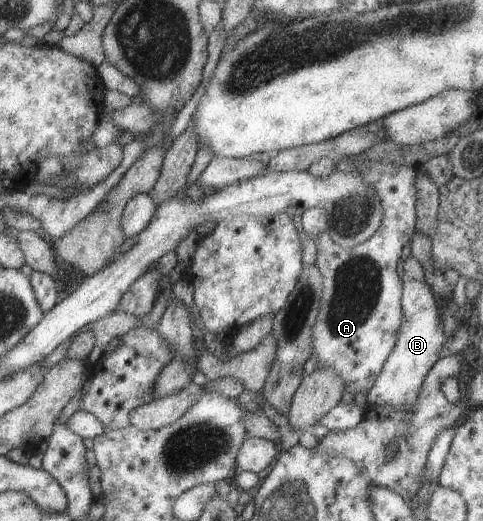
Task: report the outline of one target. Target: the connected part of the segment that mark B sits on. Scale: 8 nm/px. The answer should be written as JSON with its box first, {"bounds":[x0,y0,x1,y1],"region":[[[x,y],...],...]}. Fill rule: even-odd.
{"bounds":[366,279,448,412],"region":[[[404,279],[401,310],[403,320],[397,330],[395,346],[383,363],[373,386],[367,391],[366,402],[372,408],[376,405],[387,405],[401,412],[413,412],[423,379],[438,359],[439,350],[448,338],[445,338],[441,330],[441,322],[437,318],[437,308],[435,308],[435,298],[433,298],[431,287],[425,282]]]}

